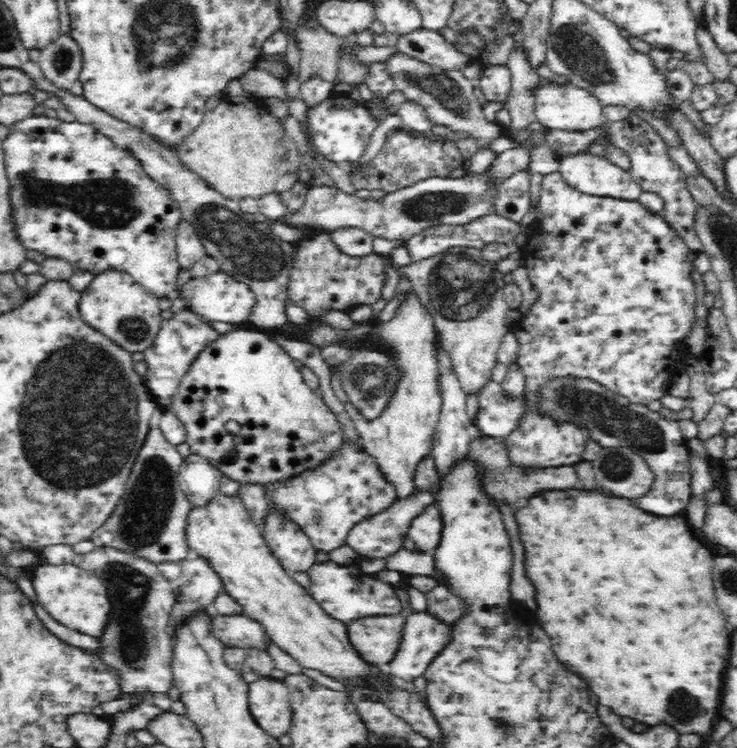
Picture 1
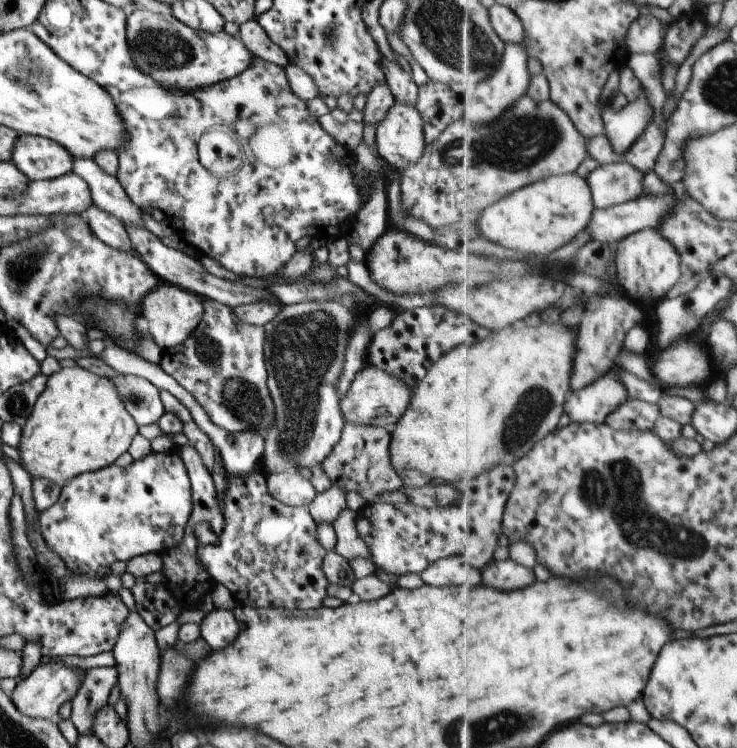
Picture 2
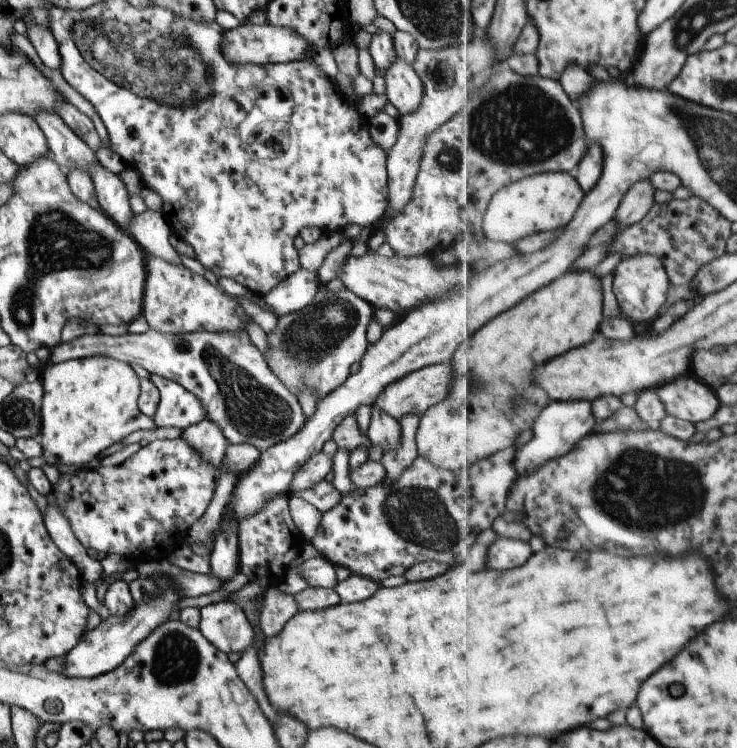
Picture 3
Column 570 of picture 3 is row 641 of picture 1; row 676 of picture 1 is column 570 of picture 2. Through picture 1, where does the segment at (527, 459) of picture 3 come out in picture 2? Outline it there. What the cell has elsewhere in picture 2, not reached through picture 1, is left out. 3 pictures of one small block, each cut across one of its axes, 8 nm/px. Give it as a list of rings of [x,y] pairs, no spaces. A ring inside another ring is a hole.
[[[607,375],[583,390],[573,391],[564,409],[571,422],[601,424],[629,399],[617,375]]]

